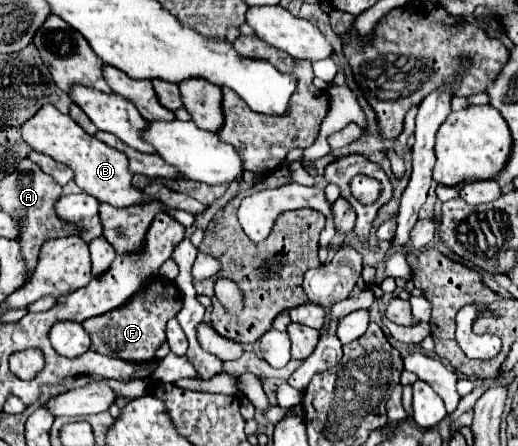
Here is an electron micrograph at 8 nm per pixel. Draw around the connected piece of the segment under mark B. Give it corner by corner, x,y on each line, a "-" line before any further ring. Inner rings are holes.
44,104
30,120
22,124
22,140
36,152
48,154
56,162
66,164
74,170
74,180
86,192
98,198
100,202
108,202
116,208
140,204
152,200
144,192
132,186
132,172
128,170
128,160
122,152
106,146
98,138
86,134
68,114
58,112
54,106

